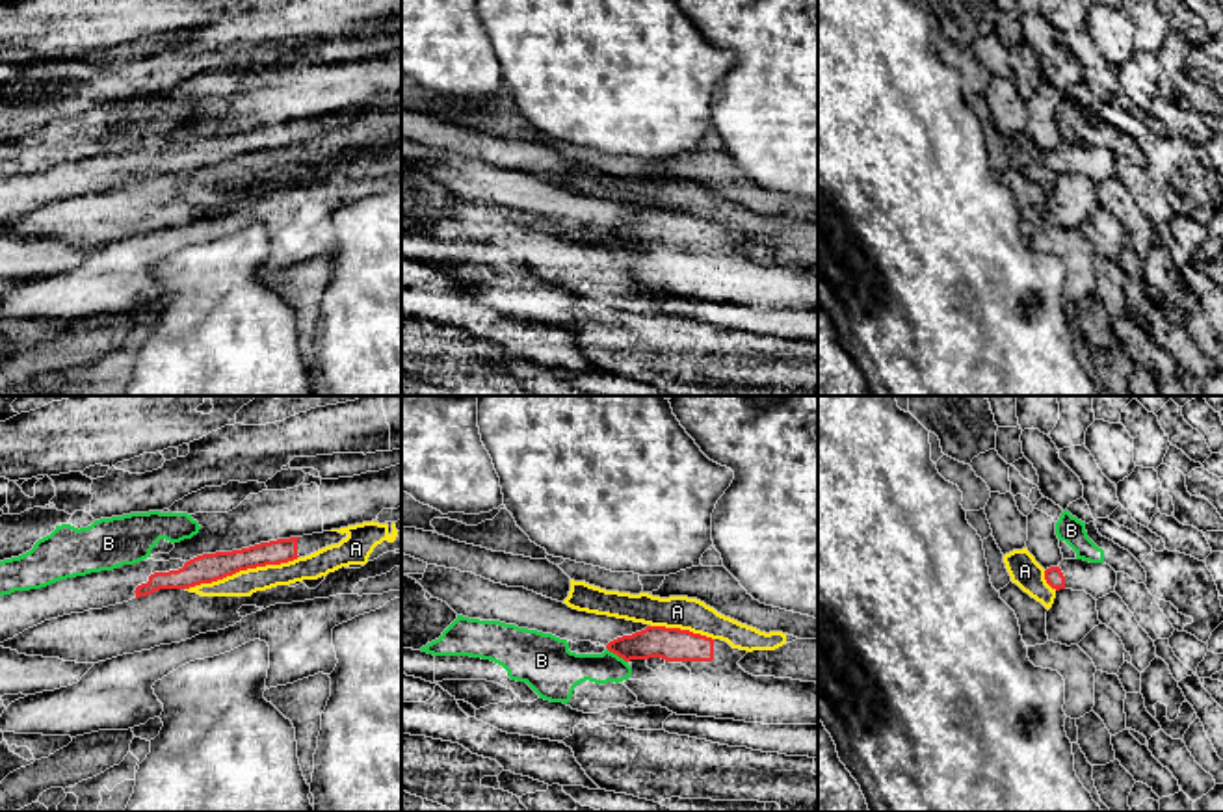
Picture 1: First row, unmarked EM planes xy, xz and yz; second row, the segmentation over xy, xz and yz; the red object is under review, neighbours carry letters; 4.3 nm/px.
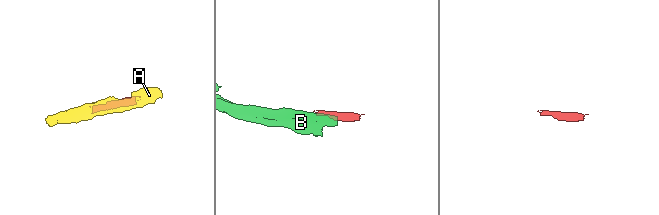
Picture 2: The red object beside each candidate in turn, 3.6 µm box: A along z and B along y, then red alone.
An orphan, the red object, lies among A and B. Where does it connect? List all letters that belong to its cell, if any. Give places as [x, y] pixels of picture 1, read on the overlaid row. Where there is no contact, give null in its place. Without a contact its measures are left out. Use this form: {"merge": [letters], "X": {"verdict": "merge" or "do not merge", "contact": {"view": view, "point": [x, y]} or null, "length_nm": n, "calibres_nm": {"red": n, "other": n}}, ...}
{"merge": [], "A": {"verdict": "do not merge", "contact": {"view": "xy", "point": [242, 569]}, "length_nm": 500, "calibres_nm": {"red": 130, "other": 110}}, "B": {"verdict": "do not merge", "contact": {"view": "xz", "point": [618, 654]}, "length_nm": 120, "calibres_nm": {"red": 140, "other": 180}}}

